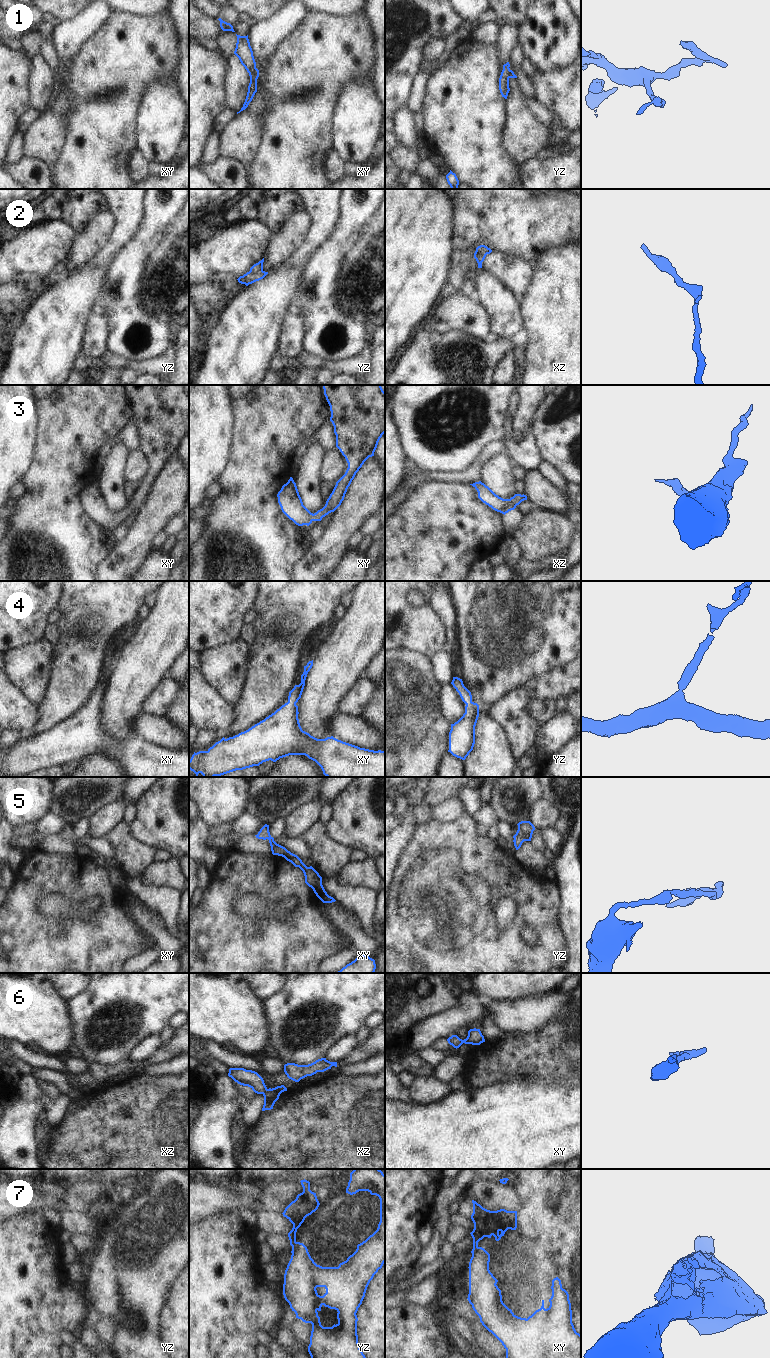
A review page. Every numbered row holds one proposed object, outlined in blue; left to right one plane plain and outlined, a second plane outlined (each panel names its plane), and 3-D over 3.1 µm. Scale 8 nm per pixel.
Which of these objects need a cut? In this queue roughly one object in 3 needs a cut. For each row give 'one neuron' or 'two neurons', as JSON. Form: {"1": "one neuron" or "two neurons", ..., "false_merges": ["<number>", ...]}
{"1": "two neurons", "2": "one neuron", "3": "one neuron", "4": "one neuron", "5": "one neuron", "6": "one neuron", "7": "two neurons", "false_merges": ["1", "7"]}

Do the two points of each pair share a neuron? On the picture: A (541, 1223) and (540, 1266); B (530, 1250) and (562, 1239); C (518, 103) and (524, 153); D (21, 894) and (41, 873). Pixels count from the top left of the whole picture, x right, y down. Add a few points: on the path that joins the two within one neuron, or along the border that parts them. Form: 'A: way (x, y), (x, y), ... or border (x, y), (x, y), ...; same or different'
A: border (515, 1230), (533, 1242); different
B: border (515, 1230), (533, 1242); different
C: way (519, 115), (523, 131), (523, 141); same
D: way (26, 889), (37, 878); same

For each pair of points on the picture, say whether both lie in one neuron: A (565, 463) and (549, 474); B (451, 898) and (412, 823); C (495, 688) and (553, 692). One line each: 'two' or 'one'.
A: two
B: two
C: two

